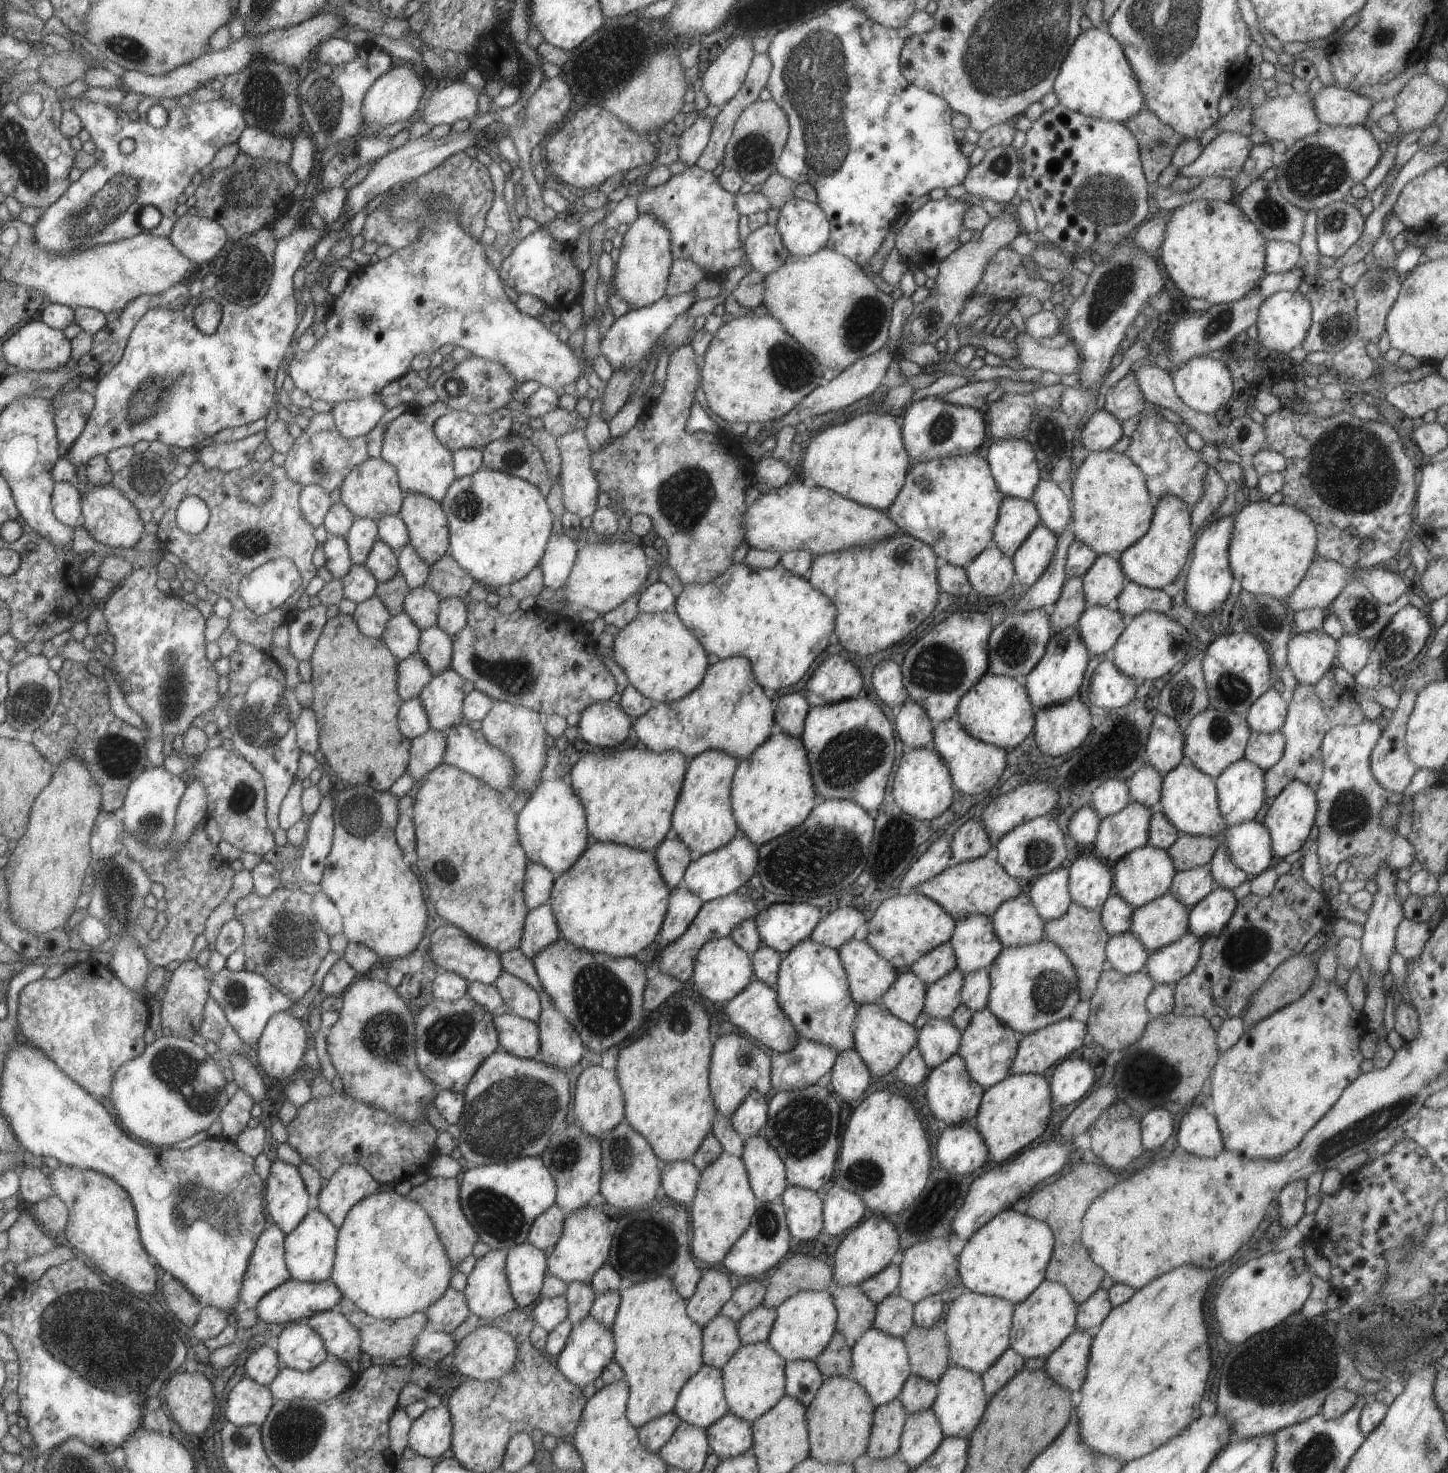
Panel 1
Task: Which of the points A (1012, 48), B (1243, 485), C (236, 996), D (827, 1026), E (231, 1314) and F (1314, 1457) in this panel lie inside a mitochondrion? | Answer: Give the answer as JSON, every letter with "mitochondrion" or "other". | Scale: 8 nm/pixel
{"A":"mitochondrion","B":"other","C":"mitochondrion","D":"mitochondrion","E":"other","F":"mitochondrion"}

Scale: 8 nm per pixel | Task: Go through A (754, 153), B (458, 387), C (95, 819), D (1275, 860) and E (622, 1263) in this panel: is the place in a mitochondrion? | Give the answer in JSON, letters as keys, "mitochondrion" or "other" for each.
{"A":"mitochondrion","B":"mitochondrion","C":"other","D":"other","E":"other"}

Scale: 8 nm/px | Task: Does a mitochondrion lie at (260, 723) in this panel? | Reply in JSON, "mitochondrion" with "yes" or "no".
{"mitochondrion":"yes"}

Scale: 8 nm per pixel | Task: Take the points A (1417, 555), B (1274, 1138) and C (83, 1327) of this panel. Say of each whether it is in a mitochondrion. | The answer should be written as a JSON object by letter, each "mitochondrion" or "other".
{"A":"other","B":"other","C":"mitochondrion"}

